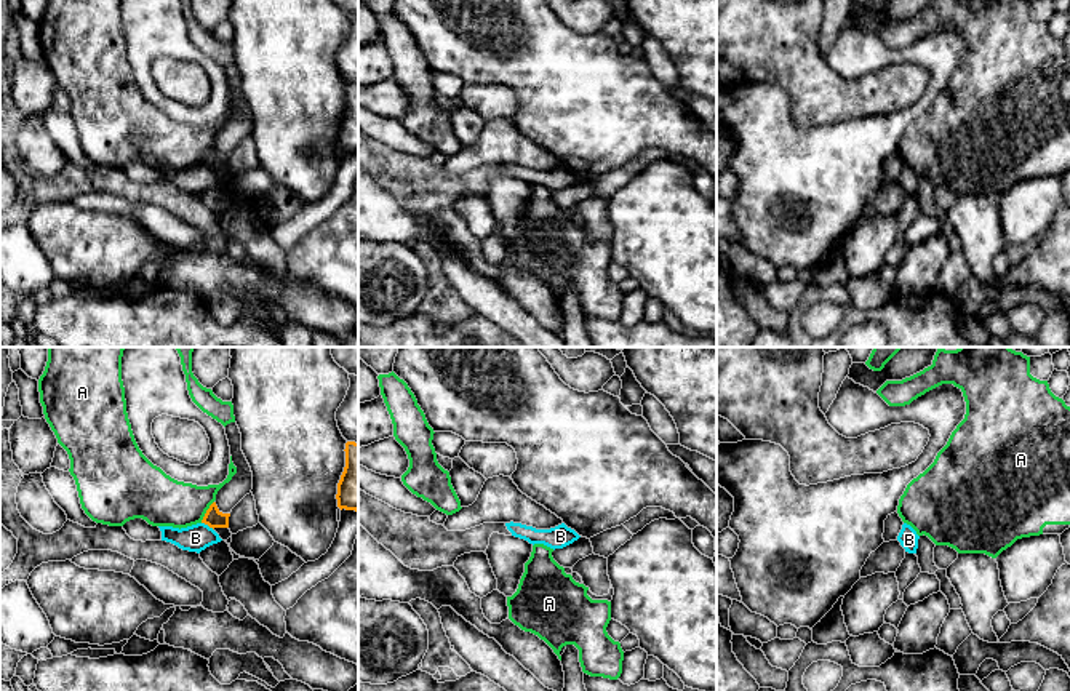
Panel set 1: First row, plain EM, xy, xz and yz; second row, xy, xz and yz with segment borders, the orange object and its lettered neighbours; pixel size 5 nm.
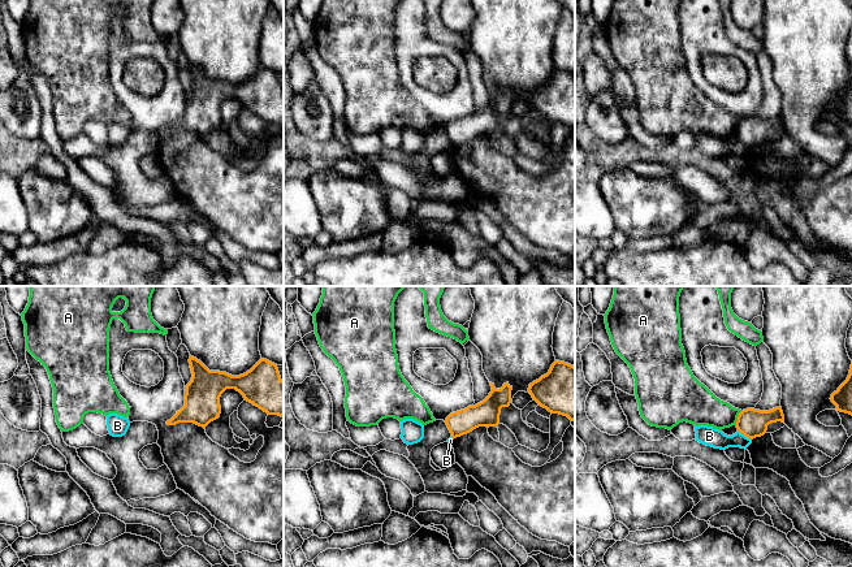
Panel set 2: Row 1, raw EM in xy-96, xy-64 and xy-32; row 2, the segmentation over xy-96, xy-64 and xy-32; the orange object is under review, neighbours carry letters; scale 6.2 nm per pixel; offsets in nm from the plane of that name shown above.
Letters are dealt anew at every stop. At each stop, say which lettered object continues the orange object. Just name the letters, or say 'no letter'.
no letter

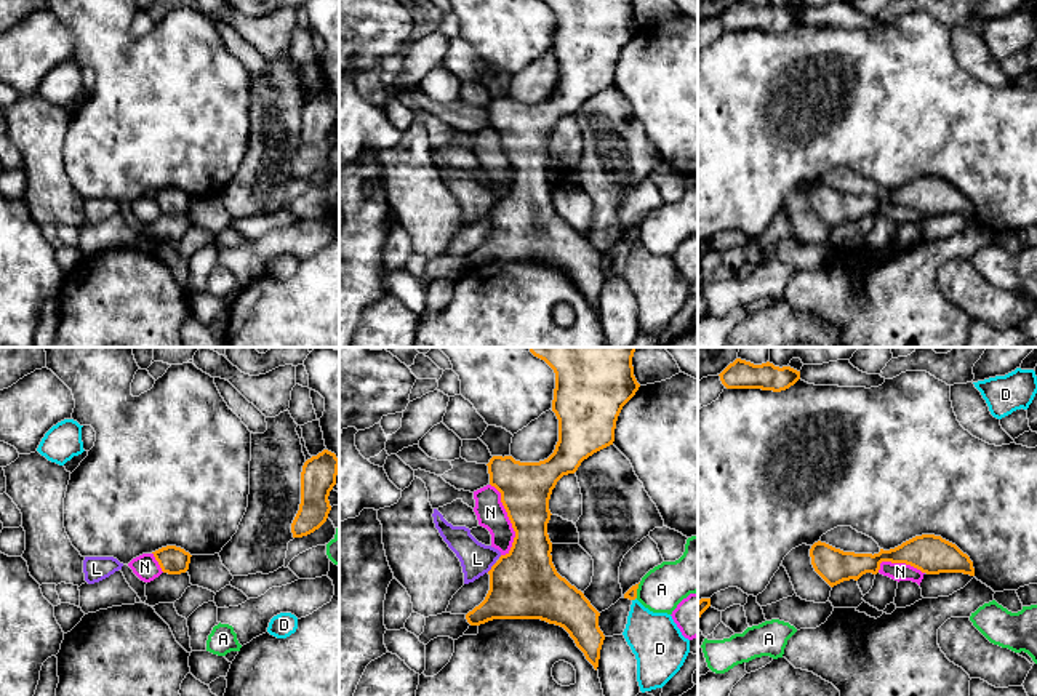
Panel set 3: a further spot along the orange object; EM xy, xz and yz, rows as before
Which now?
N

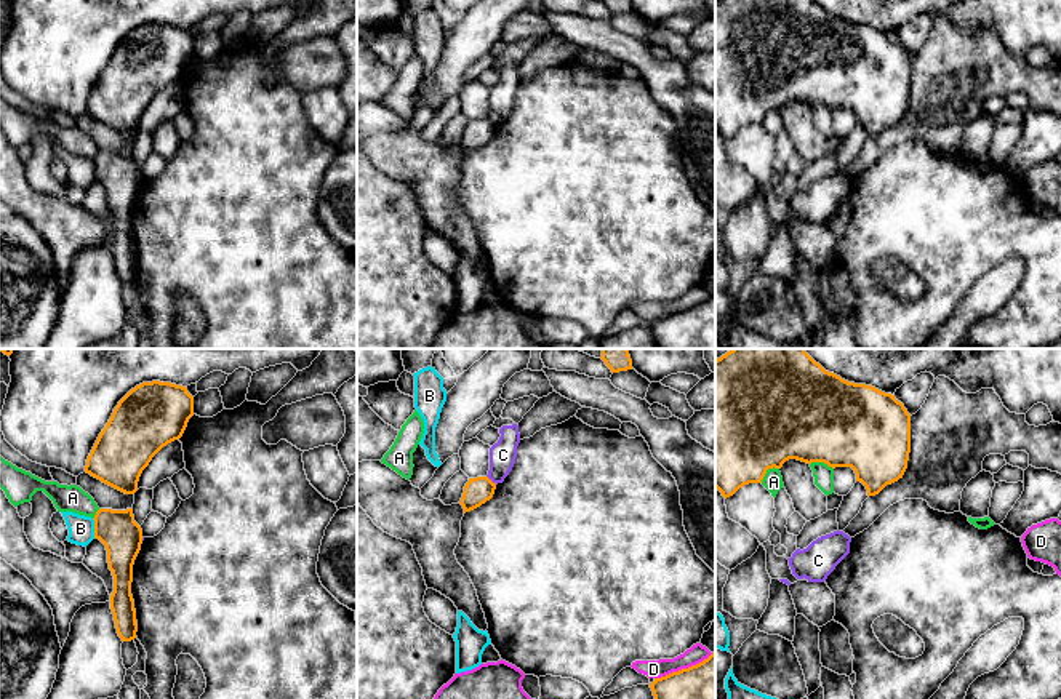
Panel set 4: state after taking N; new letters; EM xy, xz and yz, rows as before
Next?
no letter

